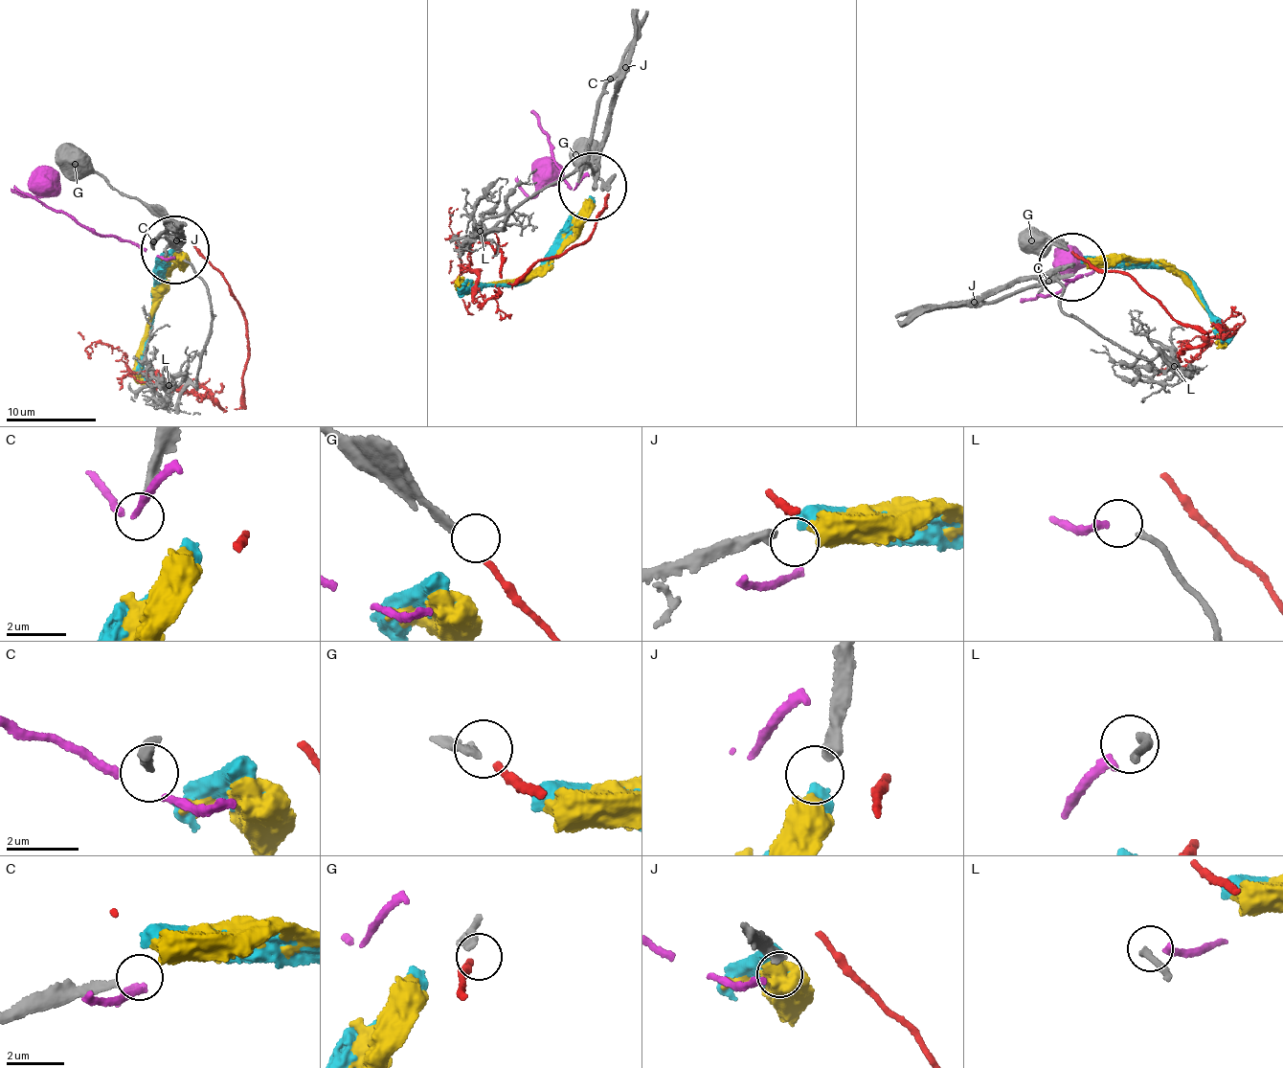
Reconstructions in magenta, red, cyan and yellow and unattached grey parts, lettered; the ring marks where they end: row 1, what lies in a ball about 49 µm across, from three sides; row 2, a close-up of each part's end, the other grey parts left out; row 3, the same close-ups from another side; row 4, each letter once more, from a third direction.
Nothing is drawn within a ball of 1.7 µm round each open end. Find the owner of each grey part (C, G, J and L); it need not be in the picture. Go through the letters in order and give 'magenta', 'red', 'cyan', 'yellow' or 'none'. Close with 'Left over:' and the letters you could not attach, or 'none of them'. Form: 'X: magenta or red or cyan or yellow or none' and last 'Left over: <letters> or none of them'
C: none
G: red
J: yellow
L: magenta
Left over: C

